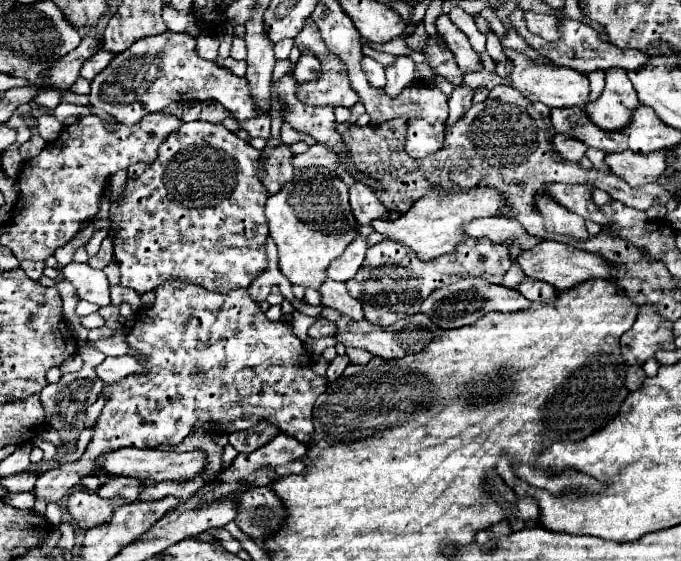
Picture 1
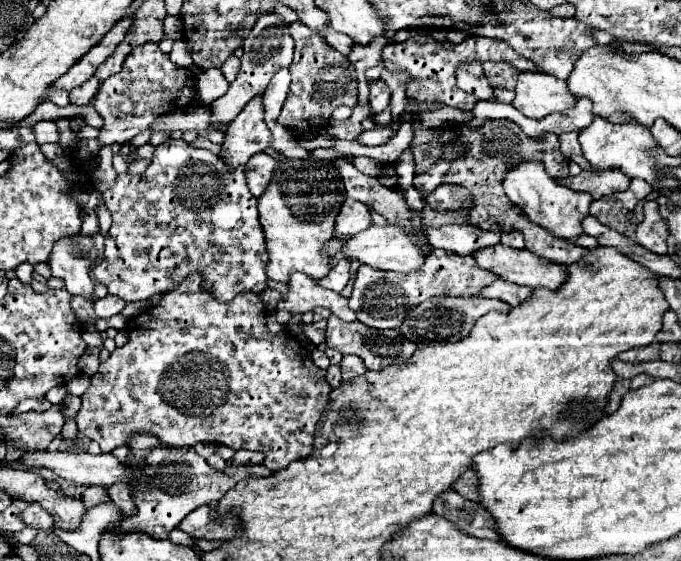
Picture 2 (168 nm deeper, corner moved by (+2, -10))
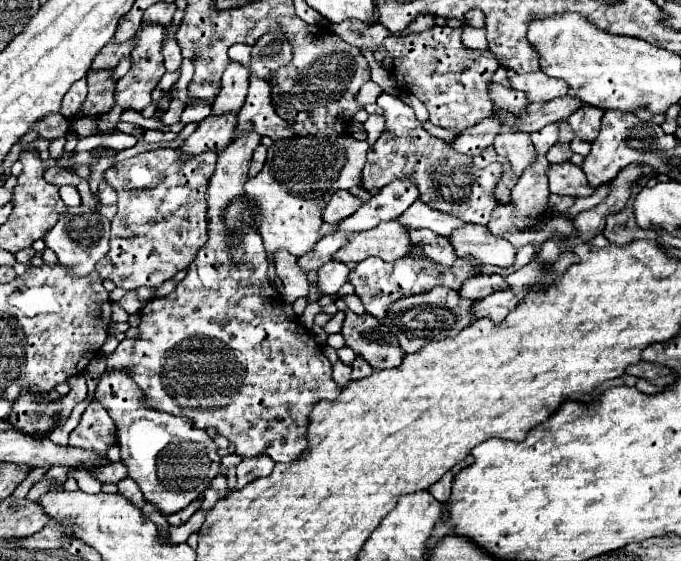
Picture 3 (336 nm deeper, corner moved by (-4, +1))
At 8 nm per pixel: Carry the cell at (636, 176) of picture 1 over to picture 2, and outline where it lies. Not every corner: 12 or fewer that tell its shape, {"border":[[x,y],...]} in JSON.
{"border":[[608,169],[556,177],[556,183],[592,199],[626,191],[630,177]]}

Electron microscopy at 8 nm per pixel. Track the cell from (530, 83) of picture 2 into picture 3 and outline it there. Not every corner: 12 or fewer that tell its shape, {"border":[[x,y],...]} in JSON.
{"border":[[544,72],[516,74],[512,88],[530,102],[548,102],[568,94],[562,78]]}

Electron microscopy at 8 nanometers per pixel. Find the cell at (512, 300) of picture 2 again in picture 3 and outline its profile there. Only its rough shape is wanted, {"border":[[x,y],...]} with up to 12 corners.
{"border":[[480,274],[468,278],[460,296],[482,300],[496,290],[506,290],[504,276]]}

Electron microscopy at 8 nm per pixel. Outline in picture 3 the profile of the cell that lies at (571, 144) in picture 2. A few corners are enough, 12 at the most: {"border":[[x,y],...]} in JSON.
{"border":[[578,108],[566,122],[574,134],[594,142],[600,132],[600,108]]}

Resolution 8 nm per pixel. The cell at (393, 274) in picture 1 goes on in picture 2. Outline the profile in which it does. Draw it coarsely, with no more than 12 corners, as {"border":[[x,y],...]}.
{"border":[[432,249],[418,271],[360,265],[350,307],[374,329],[418,303],[470,297],[498,277]]}

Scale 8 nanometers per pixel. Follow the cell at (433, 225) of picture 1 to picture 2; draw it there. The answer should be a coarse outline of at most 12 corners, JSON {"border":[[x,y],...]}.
{"border":[[370,225],[342,251],[380,271],[416,271],[426,259],[400,227]]}

